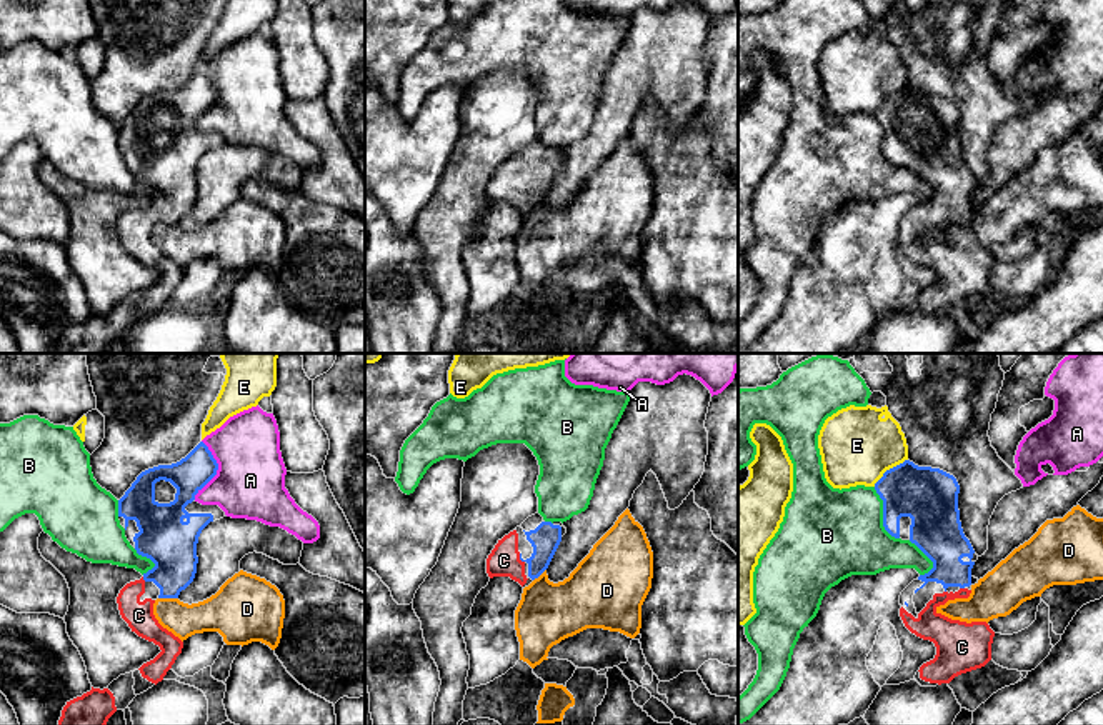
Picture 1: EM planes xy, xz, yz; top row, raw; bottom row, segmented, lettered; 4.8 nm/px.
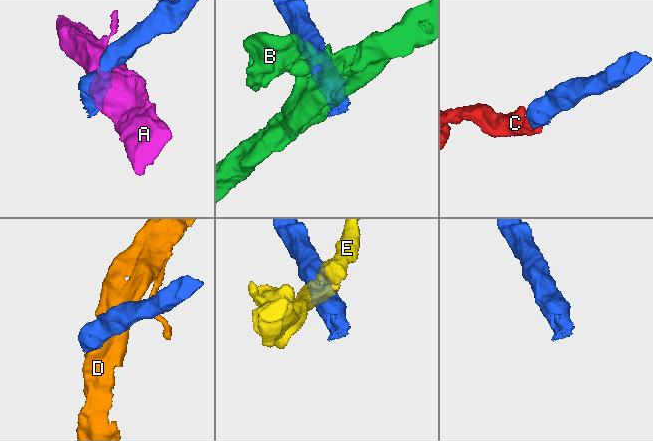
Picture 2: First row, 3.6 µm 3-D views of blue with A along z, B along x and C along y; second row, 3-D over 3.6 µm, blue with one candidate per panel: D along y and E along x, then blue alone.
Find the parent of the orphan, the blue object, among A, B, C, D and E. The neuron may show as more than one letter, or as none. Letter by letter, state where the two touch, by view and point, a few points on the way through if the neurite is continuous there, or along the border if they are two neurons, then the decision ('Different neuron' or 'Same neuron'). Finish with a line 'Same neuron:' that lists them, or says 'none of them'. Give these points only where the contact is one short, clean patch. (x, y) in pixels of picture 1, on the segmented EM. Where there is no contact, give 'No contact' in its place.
A: Touches blue at xy (217, 469). Different neuron
B: Touches blue at yz (883, 515). Different neuron
C: Touches blue at xz (520, 559). Same neuron
D: Touches blue at xy (169, 597). Boundary: xy (159, 597), (177, 599). Different neuron
E: Touches blue at yz (890, 469). Different neuron
Same neuron: C

